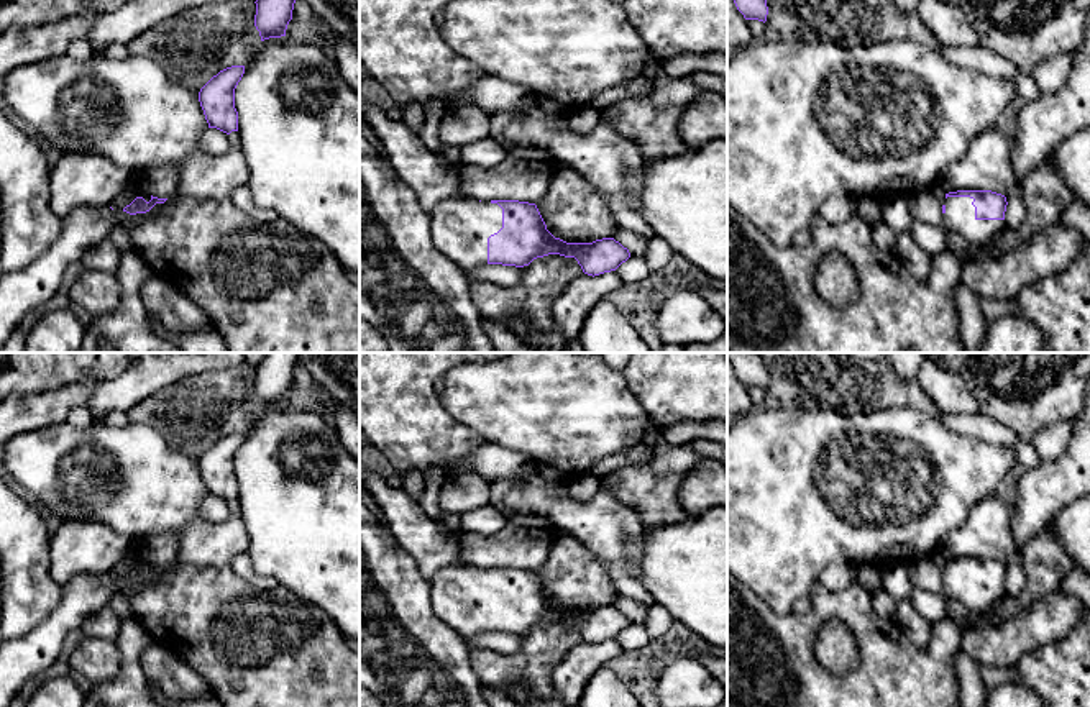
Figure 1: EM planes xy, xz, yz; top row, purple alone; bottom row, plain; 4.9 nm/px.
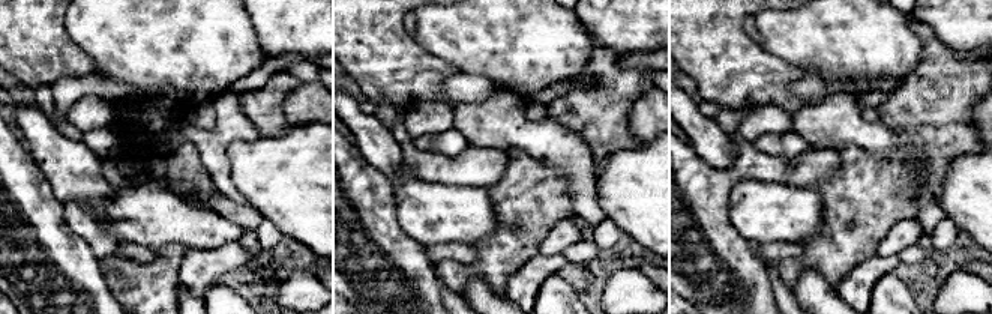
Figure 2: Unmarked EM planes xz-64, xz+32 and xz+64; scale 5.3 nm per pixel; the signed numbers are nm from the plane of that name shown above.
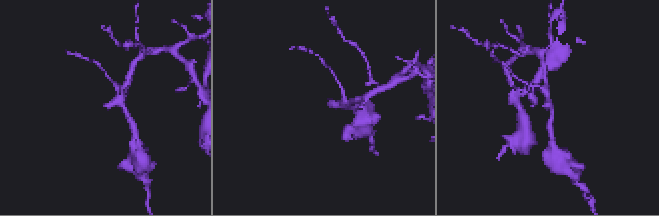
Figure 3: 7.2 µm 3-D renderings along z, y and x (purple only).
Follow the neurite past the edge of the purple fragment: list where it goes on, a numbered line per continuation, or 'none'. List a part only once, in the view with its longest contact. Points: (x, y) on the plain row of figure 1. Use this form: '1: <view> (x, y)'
1: yz (959, 584)

